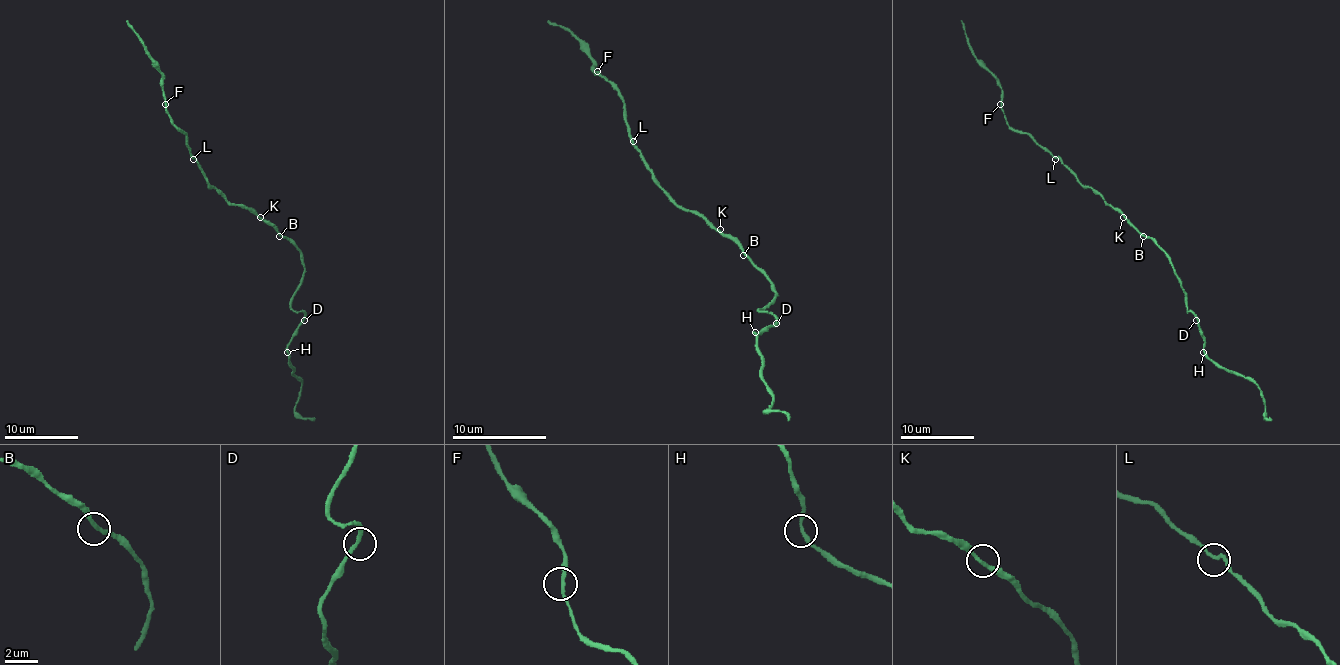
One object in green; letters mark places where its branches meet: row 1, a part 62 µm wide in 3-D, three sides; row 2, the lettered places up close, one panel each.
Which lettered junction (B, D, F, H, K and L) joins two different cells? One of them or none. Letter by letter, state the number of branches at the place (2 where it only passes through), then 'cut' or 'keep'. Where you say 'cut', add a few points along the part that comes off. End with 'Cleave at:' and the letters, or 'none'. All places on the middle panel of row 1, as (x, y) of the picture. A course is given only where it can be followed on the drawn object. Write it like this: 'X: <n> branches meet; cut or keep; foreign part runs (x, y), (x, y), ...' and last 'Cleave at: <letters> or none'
B: 2 branches meet; keep
D: 2 branches meet; keep
F: 2 branches meet; keep
H: 2 branches meet; keep
K: 2 branches meet; keep
L: 2 branches meet; keep
Cleave at: none

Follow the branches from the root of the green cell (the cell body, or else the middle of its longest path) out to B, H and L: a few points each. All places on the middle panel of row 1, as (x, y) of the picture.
B: (717, 231), (729, 236), (743, 255)
H: (717, 231), (729, 236), (743, 250), (767, 276), (776, 292), (760, 311), (769, 311), (776, 321), (755, 333)
L: (717, 231), (701, 217), (682, 210), (668, 196), (633, 141)

